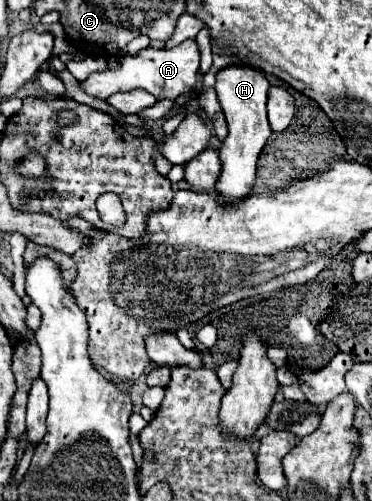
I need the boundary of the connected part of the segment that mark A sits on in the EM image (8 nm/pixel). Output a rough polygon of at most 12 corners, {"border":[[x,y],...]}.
{"border":[[199,46],[123,56],[119,70],[79,82],[85,94],[145,88],[157,100],[195,96]]}

